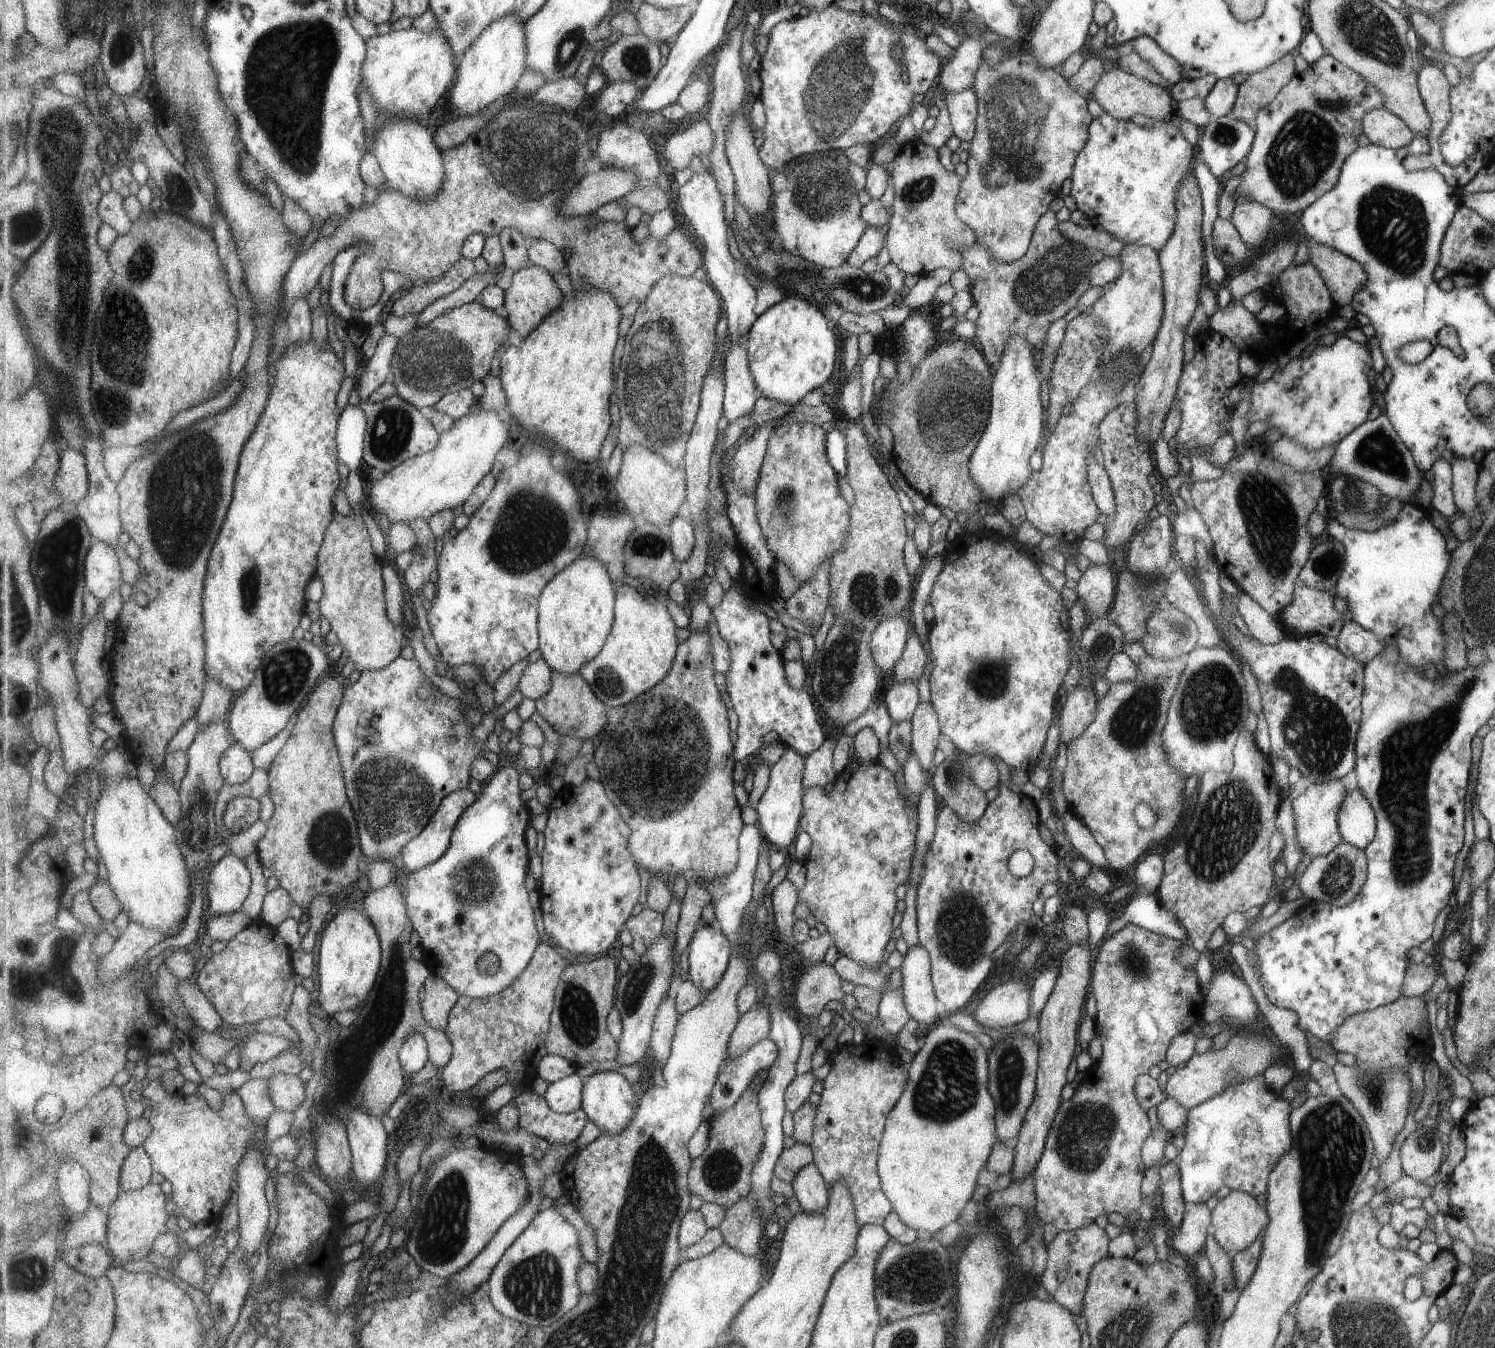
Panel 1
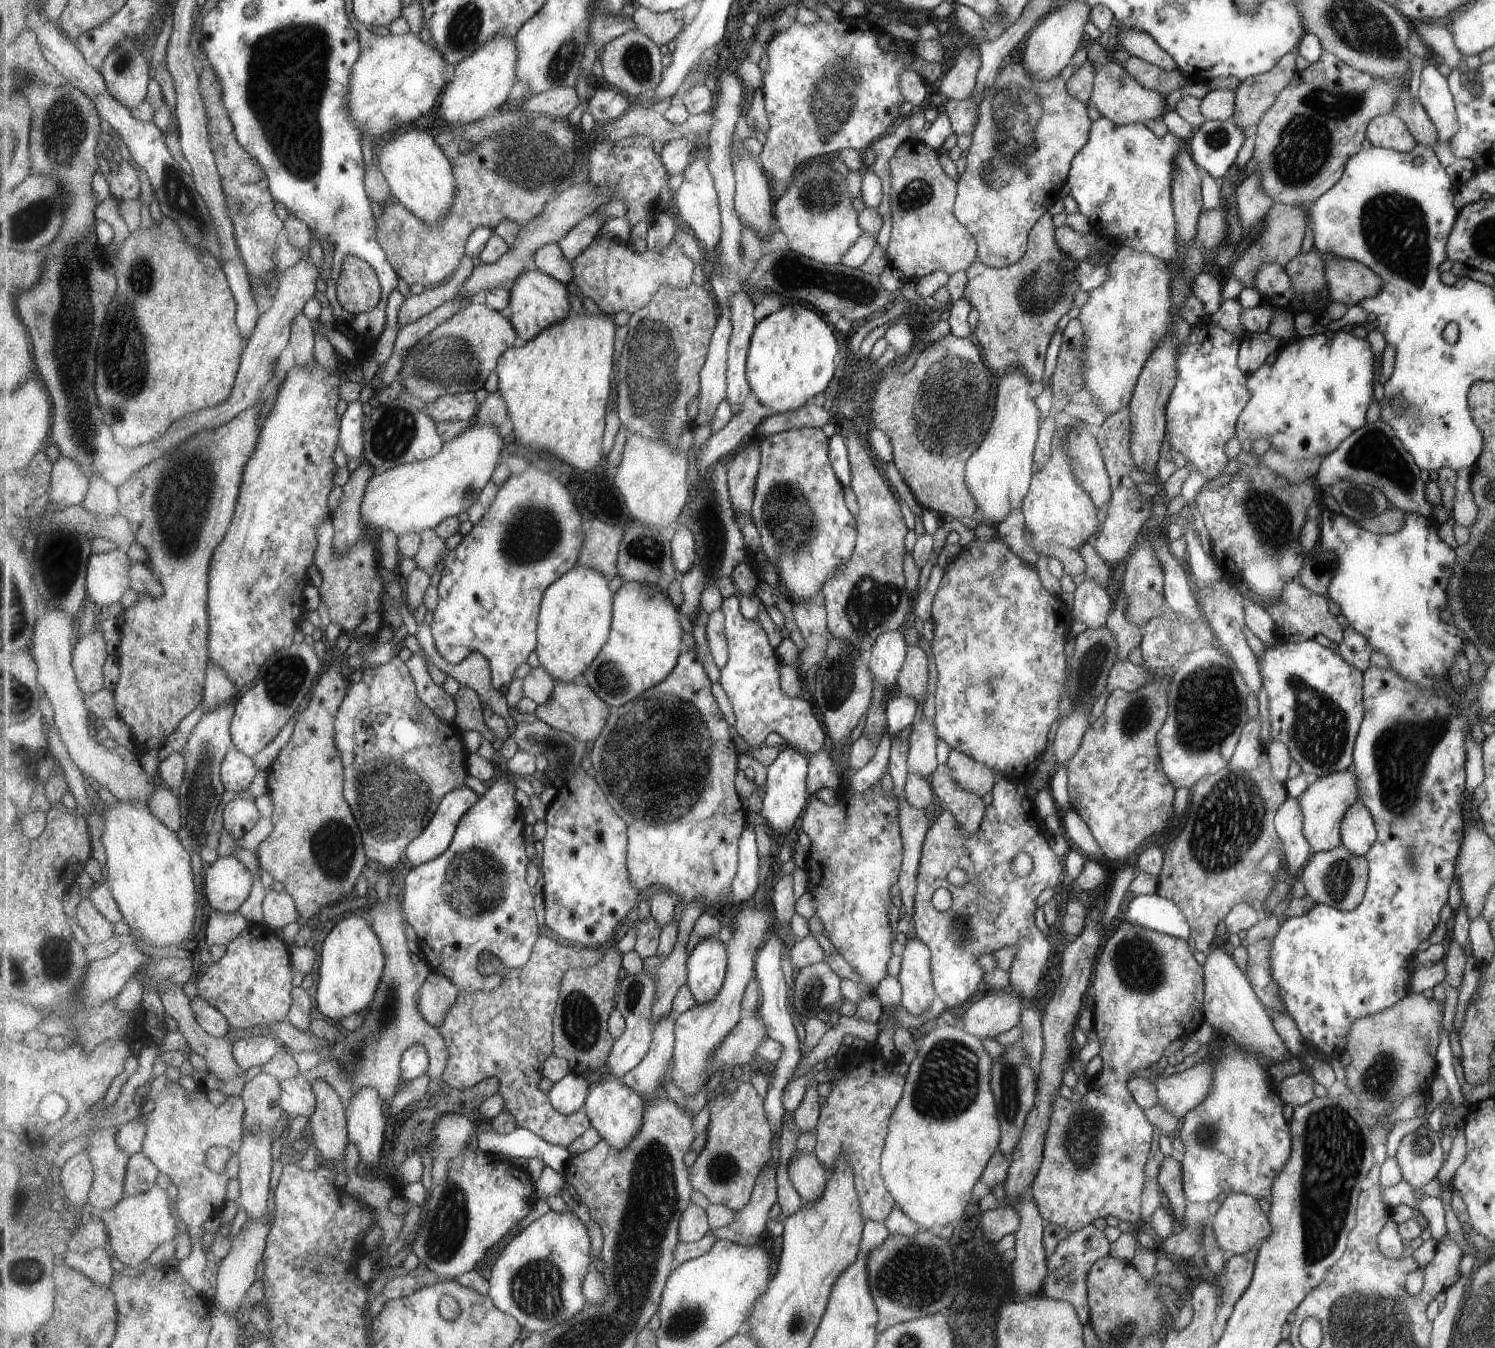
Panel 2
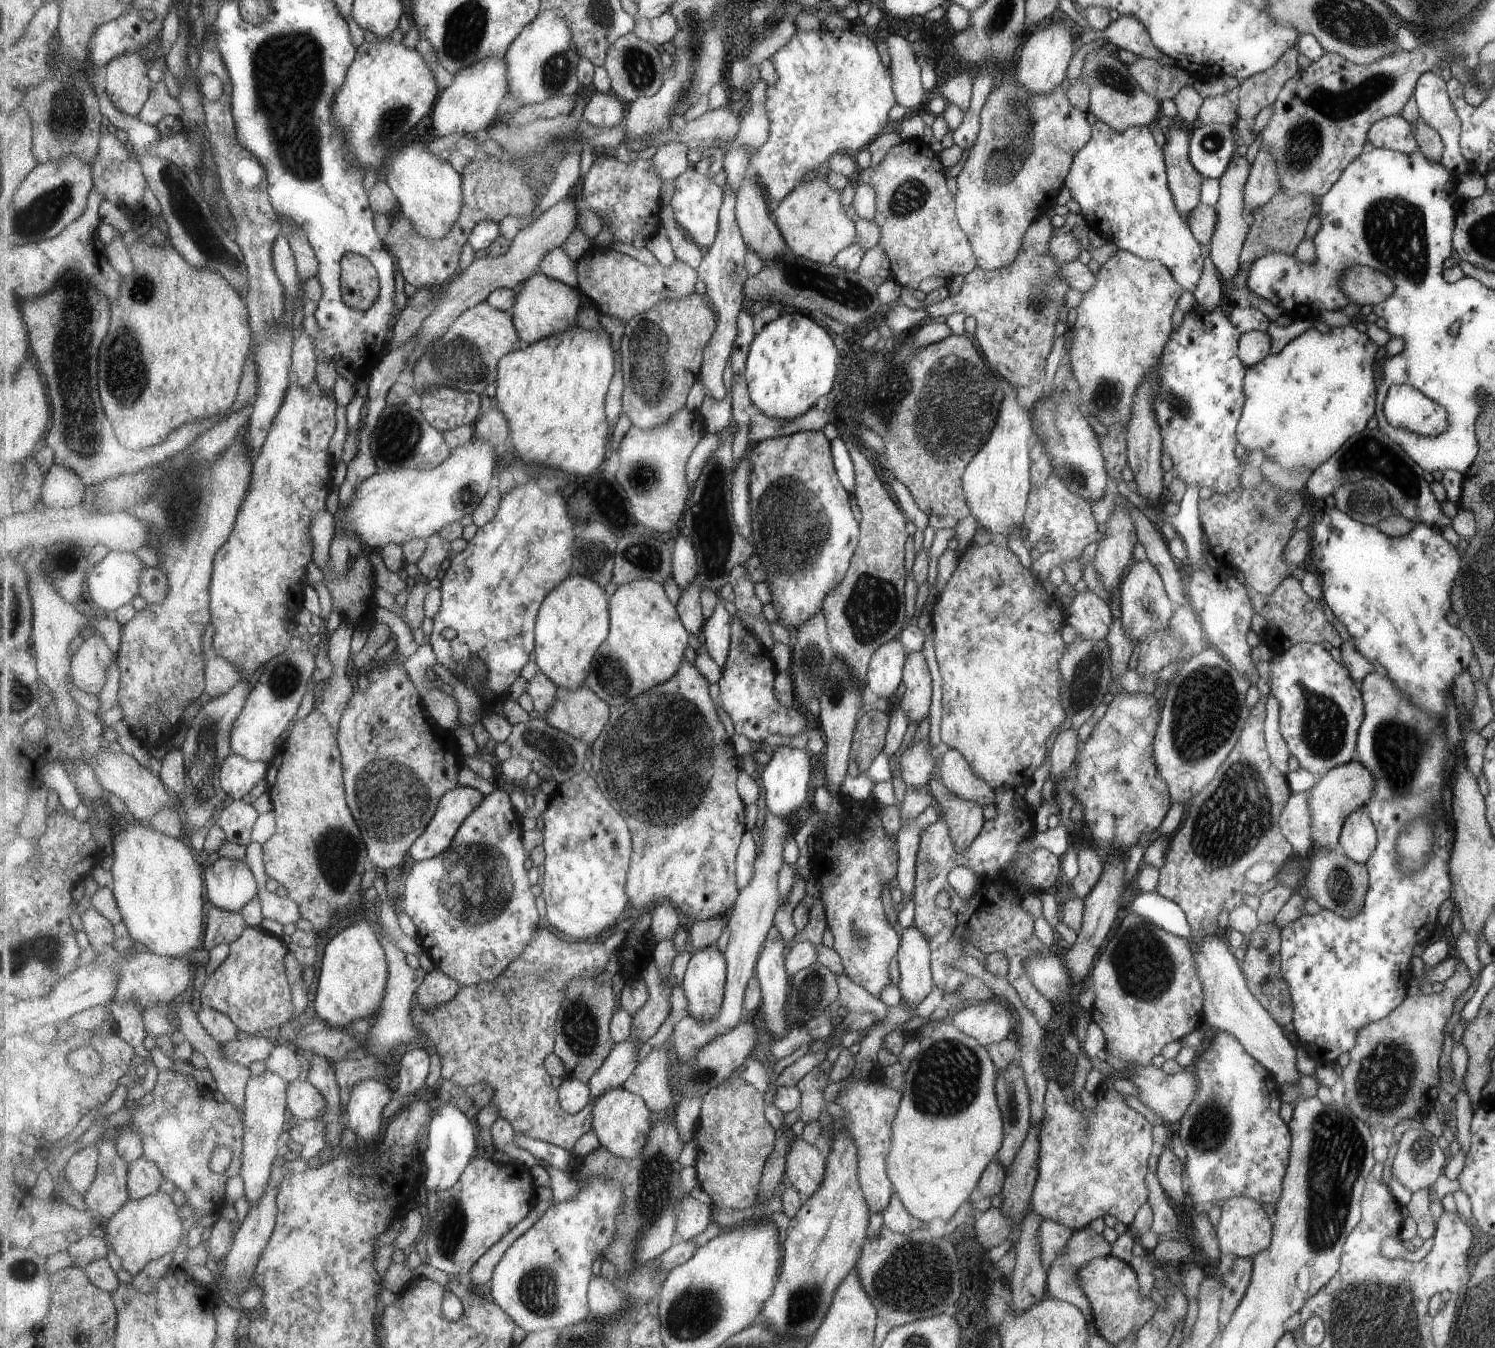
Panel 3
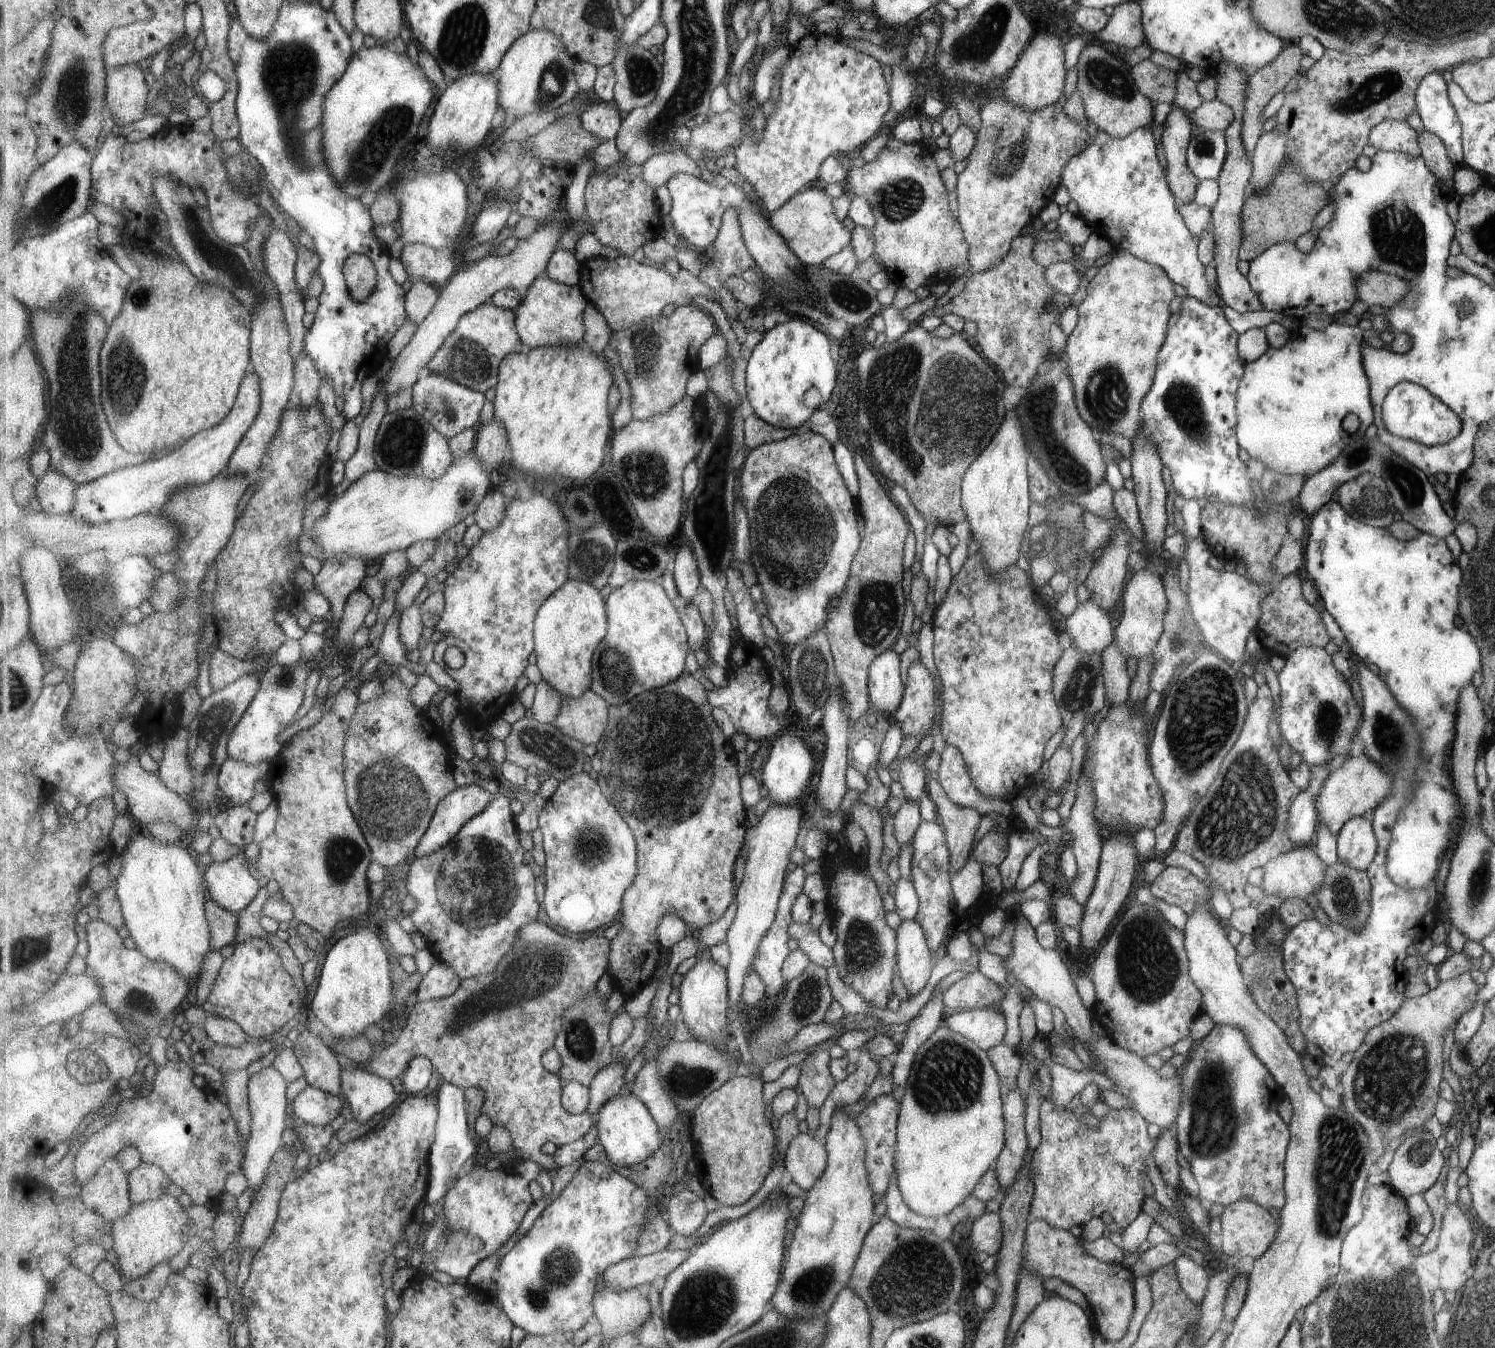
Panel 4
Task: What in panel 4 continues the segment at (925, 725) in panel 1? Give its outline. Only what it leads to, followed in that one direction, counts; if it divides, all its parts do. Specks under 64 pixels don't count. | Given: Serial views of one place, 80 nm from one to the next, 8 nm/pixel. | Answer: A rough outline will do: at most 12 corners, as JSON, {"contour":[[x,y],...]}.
{"contour":[[911,753],[901,760],[900,798],[920,800],[925,795],[928,772],[923,758]]}

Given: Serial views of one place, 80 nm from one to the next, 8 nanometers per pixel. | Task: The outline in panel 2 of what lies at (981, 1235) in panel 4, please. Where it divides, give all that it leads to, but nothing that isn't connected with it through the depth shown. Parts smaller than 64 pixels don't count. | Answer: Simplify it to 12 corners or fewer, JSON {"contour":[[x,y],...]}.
{"contour":[[1009,1206],[980,1214],[979,1226],[991,1242],[1015,1233],[1018,1215]]}

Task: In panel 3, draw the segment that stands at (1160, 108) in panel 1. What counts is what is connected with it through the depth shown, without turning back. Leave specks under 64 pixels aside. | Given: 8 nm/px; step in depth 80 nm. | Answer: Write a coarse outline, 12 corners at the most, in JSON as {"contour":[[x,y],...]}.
{"contour":[[1087,52],[1087,112],[1115,132],[1150,126],[1160,100],[1128,65]]}

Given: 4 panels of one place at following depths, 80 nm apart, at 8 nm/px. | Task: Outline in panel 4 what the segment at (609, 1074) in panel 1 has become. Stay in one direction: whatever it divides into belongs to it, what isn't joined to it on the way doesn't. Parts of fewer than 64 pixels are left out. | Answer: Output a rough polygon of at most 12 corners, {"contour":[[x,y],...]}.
{"contour":[[635,1094],[598,1114],[599,1143],[618,1167],[662,1148],[663,1135]]}

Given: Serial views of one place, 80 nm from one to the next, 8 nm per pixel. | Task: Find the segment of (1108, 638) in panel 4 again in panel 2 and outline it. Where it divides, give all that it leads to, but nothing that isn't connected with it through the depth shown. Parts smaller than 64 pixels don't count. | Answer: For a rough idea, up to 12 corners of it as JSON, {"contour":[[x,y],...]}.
{"contour":[[1086,579],[1073,591],[1073,619],[1097,630],[1108,621],[1107,586]]}

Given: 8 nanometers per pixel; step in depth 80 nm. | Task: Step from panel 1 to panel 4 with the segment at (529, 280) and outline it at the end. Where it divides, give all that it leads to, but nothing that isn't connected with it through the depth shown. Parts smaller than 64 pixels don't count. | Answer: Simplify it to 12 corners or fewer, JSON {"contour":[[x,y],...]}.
{"contour":[[537,277],[516,310],[531,349],[585,344],[580,284]]}

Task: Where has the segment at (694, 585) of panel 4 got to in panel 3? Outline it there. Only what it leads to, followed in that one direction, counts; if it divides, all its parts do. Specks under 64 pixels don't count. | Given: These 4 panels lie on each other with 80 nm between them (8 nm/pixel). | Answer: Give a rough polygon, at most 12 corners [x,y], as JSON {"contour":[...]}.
{"contour":[[676,538],[674,578],[685,590],[699,575],[694,541]]}

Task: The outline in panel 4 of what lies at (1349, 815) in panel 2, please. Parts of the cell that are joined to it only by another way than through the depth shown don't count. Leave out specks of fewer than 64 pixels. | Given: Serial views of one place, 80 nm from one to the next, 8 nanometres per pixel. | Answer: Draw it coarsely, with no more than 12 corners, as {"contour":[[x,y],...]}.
{"contour":[[1353,817],[1336,832],[1337,860],[1364,871],[1376,856],[1372,824]]}

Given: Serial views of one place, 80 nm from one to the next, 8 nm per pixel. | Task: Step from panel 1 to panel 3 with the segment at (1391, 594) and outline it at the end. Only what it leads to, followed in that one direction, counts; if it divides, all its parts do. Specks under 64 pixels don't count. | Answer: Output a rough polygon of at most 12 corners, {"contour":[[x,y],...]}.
{"contour":[[1311,517],[1307,564],[1365,660],[1443,716],[1475,649],[1457,550]]}

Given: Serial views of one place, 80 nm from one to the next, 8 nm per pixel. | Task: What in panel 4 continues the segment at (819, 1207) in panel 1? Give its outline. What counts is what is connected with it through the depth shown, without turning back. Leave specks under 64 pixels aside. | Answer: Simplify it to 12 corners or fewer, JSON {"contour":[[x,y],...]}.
{"contour":[[807,1133],[789,1145],[785,1167],[808,1191],[826,1165],[824,1145]]}

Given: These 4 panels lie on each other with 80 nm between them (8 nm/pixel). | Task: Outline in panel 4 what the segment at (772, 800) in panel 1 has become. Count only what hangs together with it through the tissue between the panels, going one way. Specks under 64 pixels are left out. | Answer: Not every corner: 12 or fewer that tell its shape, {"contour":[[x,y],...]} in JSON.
{"contour":[[783,732],[758,774],[777,805],[797,803],[813,758]]}

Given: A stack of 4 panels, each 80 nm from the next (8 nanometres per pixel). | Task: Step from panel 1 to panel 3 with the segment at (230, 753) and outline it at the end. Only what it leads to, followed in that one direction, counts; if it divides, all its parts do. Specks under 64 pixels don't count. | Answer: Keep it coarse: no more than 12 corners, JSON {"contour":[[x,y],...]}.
{"contour":[[232,753],[223,762],[221,786],[242,800],[266,779],[269,765]]}

